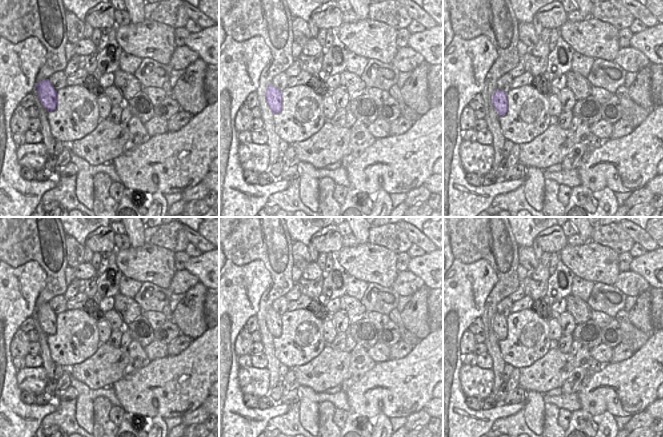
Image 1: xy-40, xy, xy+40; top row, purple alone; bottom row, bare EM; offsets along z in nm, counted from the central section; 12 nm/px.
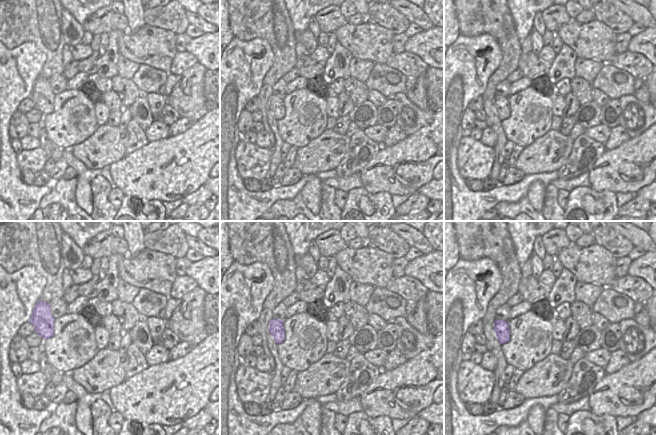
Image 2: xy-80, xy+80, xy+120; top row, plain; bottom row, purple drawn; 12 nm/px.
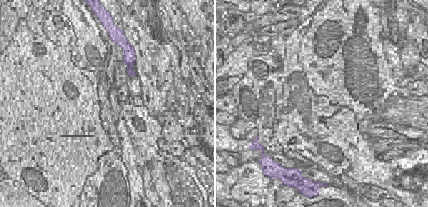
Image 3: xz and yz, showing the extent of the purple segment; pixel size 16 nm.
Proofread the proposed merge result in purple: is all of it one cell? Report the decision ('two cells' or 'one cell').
one cell

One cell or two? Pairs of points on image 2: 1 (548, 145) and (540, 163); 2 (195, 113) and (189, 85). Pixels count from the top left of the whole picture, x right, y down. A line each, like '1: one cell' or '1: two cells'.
1: one cell
2: one cell

